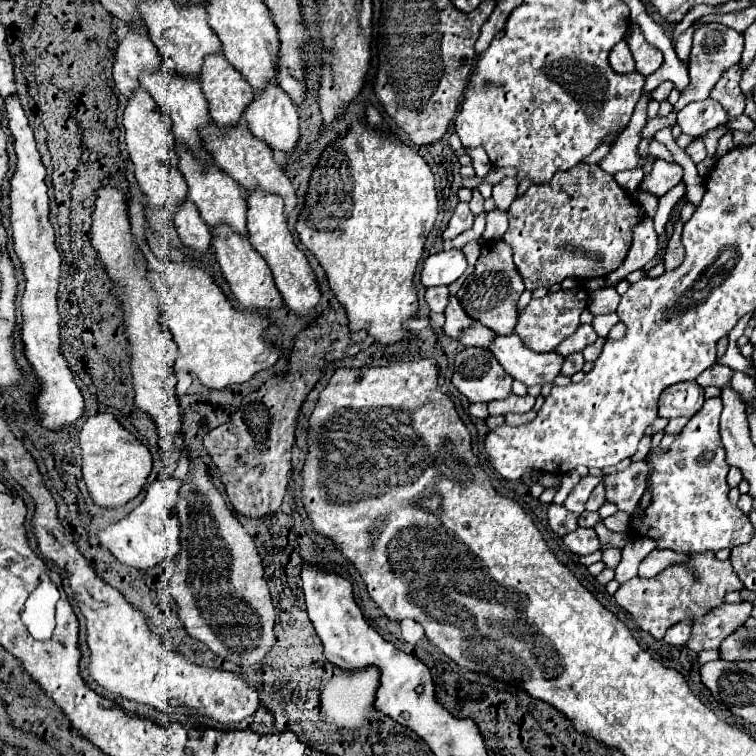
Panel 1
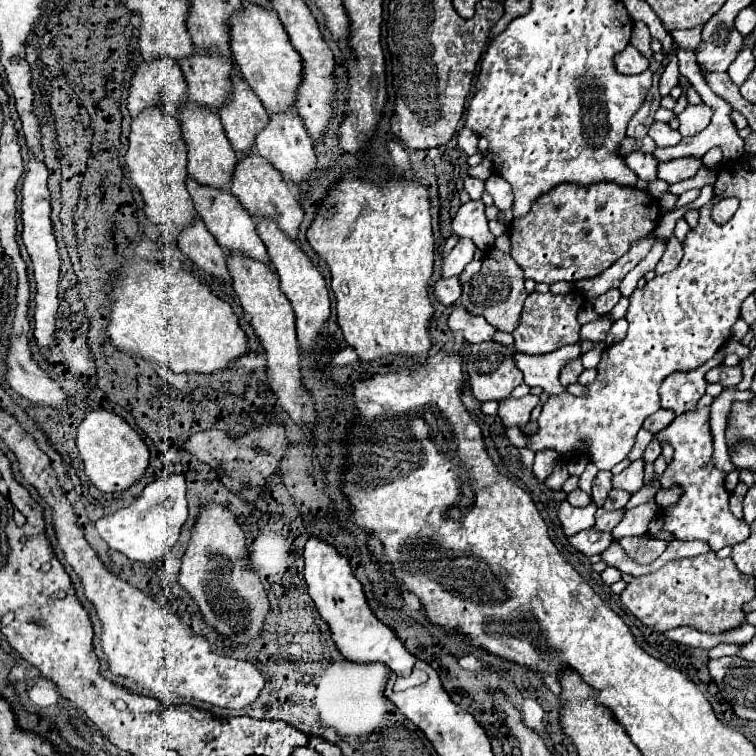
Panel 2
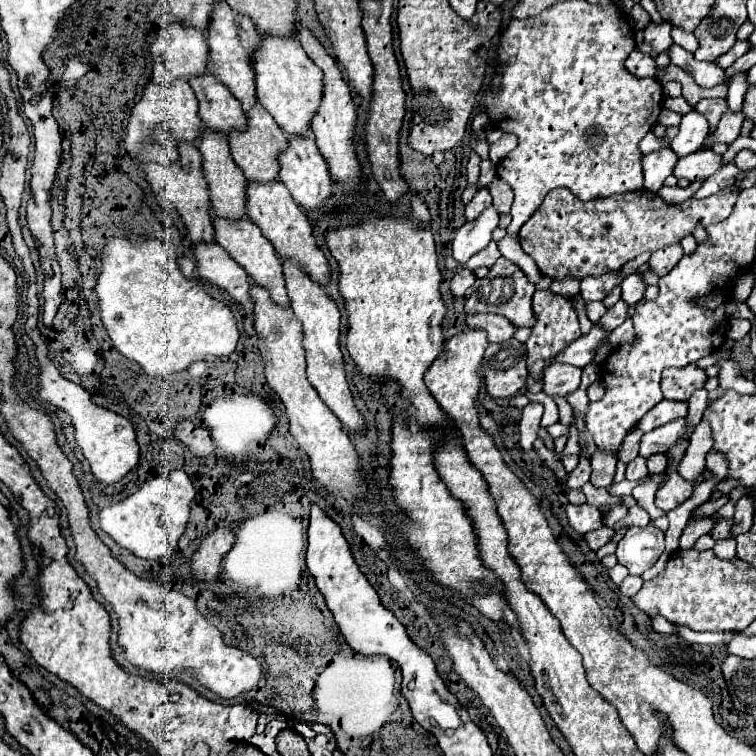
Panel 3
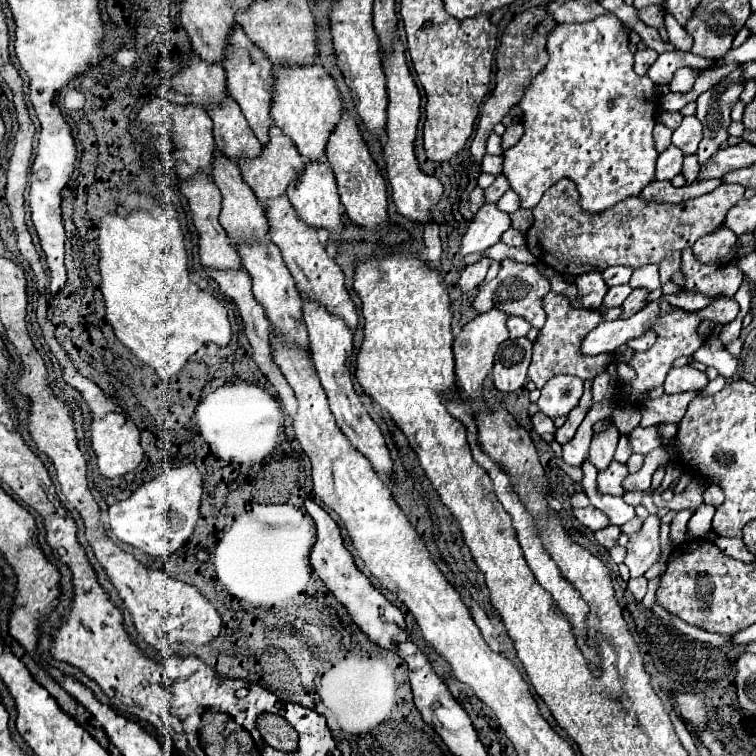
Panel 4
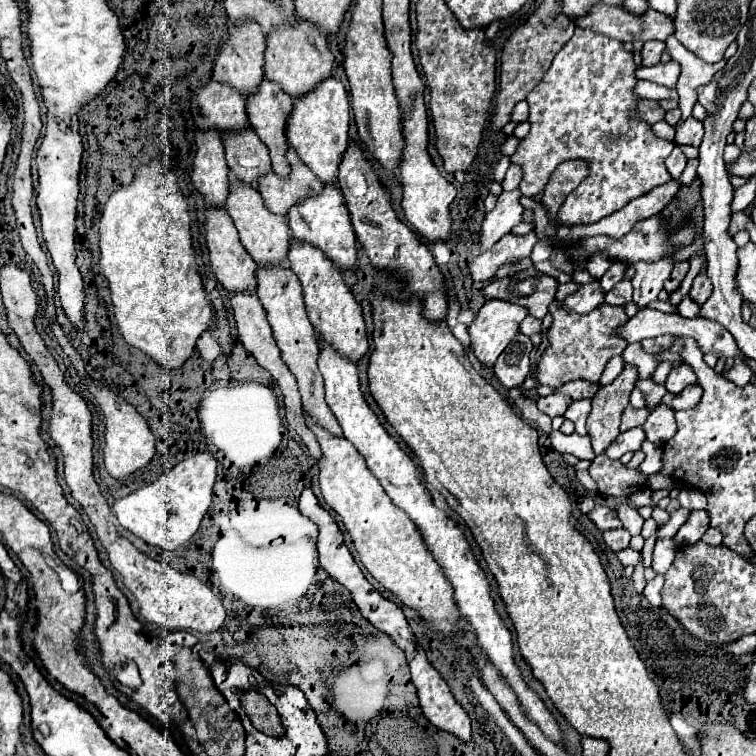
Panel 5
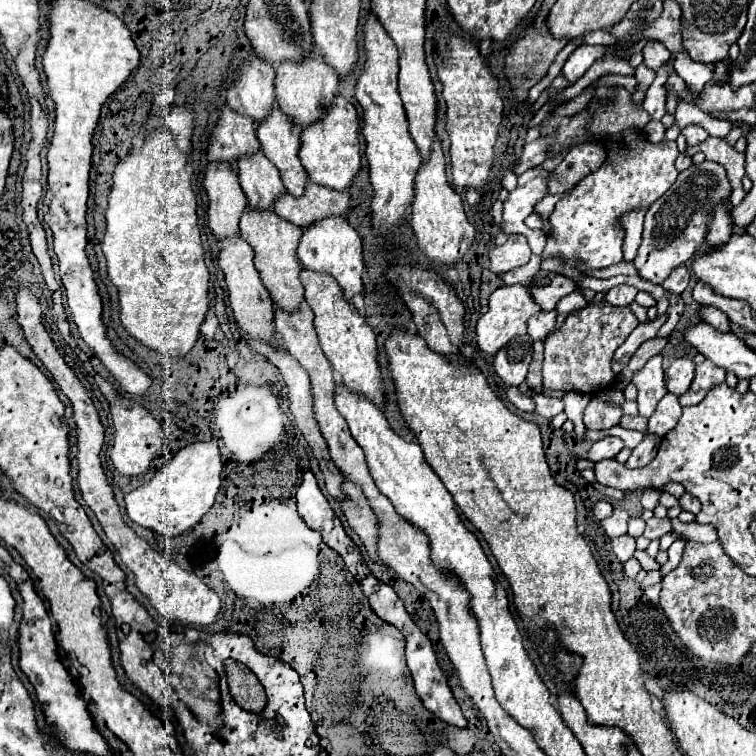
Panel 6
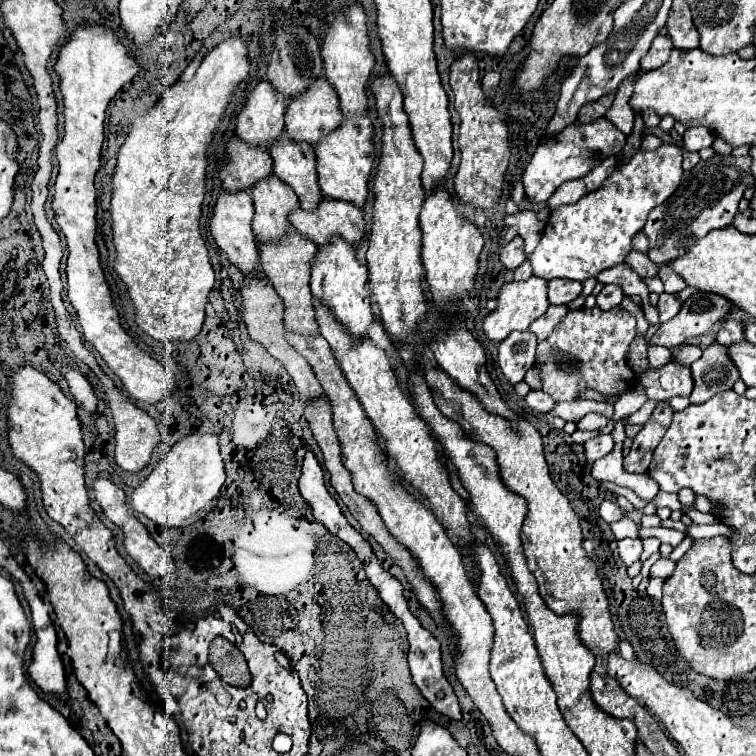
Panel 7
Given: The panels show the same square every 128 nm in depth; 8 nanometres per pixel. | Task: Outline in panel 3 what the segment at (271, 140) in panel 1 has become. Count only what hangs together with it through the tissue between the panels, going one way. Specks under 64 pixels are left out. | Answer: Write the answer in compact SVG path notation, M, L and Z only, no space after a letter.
M312 136L290 140L288 150L284 154L280 154L280 180L290 190L294 202L298 206L302 206L304 210L308 210L308 212L320 210L326 204L326 200L330 200L330 196L332 196L330 170L328 170L326 160L318 152L316 142L314 142Z

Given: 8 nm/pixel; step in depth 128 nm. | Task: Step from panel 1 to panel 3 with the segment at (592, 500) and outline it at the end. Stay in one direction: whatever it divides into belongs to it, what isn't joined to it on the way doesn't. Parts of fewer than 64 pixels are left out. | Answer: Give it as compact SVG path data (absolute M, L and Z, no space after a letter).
M596 448L596 452L592 454L592 476L590 482L602 488L608 488L612 484L612 476L614 476L614 468L616 468L616 454L614 452L604 452L600 448Z

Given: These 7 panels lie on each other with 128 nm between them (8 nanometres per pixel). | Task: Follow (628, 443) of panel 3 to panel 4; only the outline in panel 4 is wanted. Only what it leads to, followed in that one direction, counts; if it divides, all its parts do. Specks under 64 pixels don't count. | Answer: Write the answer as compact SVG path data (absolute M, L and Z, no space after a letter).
M622 434L622 436L620 436L620 444L618 444L618 448L616 448L616 454L614 454L614 460L626 462L626 460L630 458L630 454L632 454L632 450L628 448L628 436Z

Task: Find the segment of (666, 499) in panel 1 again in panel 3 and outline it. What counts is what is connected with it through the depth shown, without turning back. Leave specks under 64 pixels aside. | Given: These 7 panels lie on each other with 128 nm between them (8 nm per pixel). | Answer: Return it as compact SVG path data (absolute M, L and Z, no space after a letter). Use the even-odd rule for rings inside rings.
M676 420L676 422L670 422L670 424L658 426L652 432L646 432L642 436L642 440L640 440L640 456L648 458L648 456L658 454L658 452L664 454L684 434L688 434L688 436L692 434L692 428L686 426L686 420ZM720 518L720 520L716 522L716 526L710 530L710 534L714 536L714 540L720 540L720 538L730 538L730 528L732 528L732 522L730 522L730 520Z

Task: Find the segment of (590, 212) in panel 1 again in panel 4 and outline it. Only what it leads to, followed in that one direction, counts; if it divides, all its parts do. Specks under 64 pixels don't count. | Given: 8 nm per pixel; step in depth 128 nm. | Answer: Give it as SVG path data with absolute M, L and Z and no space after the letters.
M562 178L548 188L538 206L532 208L534 224L526 232L526 246L540 262L552 266L560 274L578 276L594 270L602 272L616 264L636 270L662 262L668 252L692 248L698 238L714 232L714 228L726 218L728 210L742 200L744 192L746 188L740 184L722 184L710 194L680 204L648 204L640 198L628 198L608 212L592 216L576 204L576 184Z

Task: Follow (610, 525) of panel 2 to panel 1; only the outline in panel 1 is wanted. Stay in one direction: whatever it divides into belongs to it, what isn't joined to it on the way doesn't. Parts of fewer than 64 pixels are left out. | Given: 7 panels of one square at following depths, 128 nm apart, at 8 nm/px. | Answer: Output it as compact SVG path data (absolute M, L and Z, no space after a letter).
M584 511L580 515L580 520L578 521L578 524L580 527L594 528L596 524L602 521L603 519L599 516L598 512Z

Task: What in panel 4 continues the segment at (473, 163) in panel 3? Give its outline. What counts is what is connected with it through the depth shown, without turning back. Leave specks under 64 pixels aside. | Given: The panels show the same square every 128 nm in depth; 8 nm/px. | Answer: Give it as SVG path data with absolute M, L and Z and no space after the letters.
M530 8L522 14L518 14L508 24L508 28L502 36L502 42L498 46L498 54L496 54L496 68L498 68L496 88L494 88L492 96L482 106L482 116L480 116L480 122L478 122L478 128L476 128L476 136L470 144L470 150L472 150L472 156L476 158L476 162L482 162L482 158L486 154L486 142L488 142L488 136L492 134L494 126L498 122L502 122L502 118L510 112L512 106L516 106L516 102L524 96L530 82L548 64L546 42L548 42L548 36L554 28L556 28L556 20L546 8Z

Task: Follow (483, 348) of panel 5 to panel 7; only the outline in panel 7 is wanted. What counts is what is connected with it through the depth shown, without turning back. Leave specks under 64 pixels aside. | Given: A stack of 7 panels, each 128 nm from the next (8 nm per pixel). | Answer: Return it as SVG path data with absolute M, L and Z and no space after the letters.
M532 276L524 282L504 284L498 292L498 308L484 318L484 332L492 342L502 342L514 330L528 330L536 318L544 316L548 306L548 282L544 278Z

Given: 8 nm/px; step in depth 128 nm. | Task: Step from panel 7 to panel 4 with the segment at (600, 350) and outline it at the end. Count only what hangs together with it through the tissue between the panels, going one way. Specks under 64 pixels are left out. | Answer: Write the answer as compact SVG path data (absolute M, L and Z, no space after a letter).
M550 292L544 296L544 310L548 314L544 328L540 330L540 336L534 342L534 354L532 354L532 364L528 368L530 380L542 388L550 378L558 374L572 374L582 380L592 380L598 374L602 374L608 364L614 360L614 352L598 354L598 356L586 356L580 352L582 340L592 332L600 322L604 322L604 316L600 310L584 310L584 308L574 308L570 300L562 294Z

